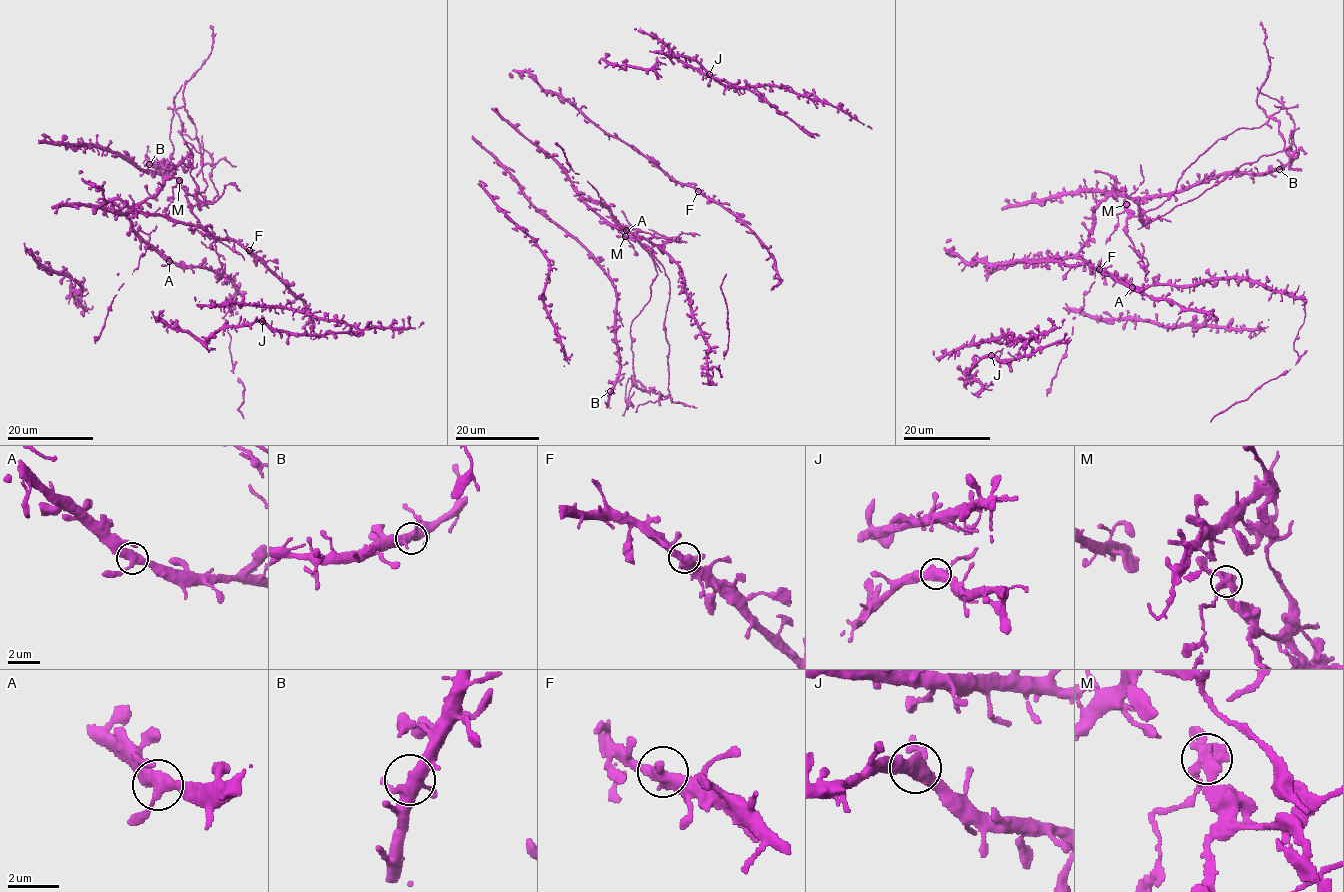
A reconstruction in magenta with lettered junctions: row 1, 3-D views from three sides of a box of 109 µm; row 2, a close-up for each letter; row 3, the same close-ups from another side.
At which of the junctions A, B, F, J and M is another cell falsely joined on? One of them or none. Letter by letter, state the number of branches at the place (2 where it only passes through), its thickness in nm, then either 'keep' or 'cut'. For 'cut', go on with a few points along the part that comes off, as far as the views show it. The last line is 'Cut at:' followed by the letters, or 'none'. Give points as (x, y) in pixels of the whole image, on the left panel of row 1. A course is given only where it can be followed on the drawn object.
A: 3 | 380 nm | keep
B: 3 | 400 nm | keep
F: 3 | 400 nm | keep
J: 3 | 400 nm | keep
M: 3 | 400 nm | cut | (179, 180), (203, 202), (218, 194), (213, 158), (201, 154), (183, 102), (212, 50), (210, 25)
Cut at: M

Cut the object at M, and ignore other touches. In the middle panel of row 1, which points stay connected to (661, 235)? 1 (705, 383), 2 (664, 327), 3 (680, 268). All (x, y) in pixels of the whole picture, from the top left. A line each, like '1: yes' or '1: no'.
1: no
2: yes
3: no

